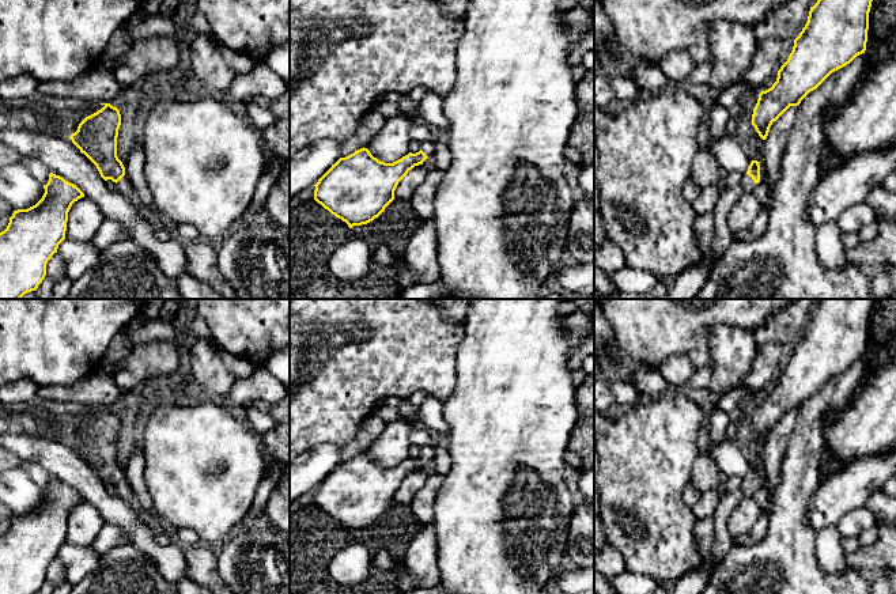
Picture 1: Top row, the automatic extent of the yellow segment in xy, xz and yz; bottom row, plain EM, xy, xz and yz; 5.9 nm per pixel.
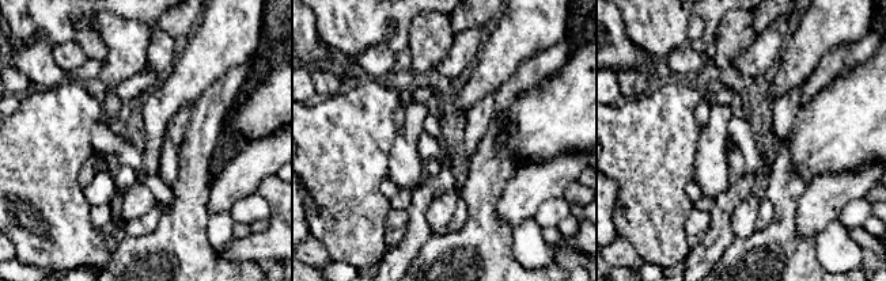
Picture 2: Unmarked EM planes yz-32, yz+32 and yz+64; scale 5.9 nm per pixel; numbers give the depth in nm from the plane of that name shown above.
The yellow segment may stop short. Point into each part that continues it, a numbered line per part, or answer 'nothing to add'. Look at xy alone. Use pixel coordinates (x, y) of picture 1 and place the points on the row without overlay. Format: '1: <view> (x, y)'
1: xy (124, 490)

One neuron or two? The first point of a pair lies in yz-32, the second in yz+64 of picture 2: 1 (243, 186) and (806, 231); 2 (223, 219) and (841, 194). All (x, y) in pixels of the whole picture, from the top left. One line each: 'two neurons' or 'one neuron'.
1: one neuron
2: two neurons

